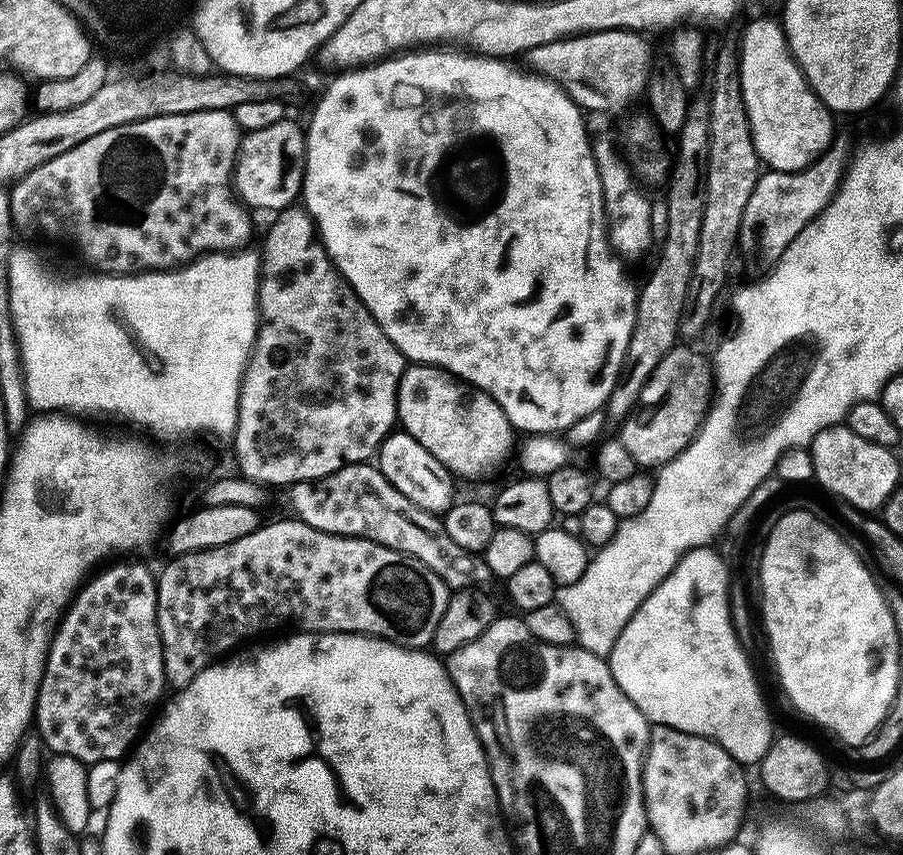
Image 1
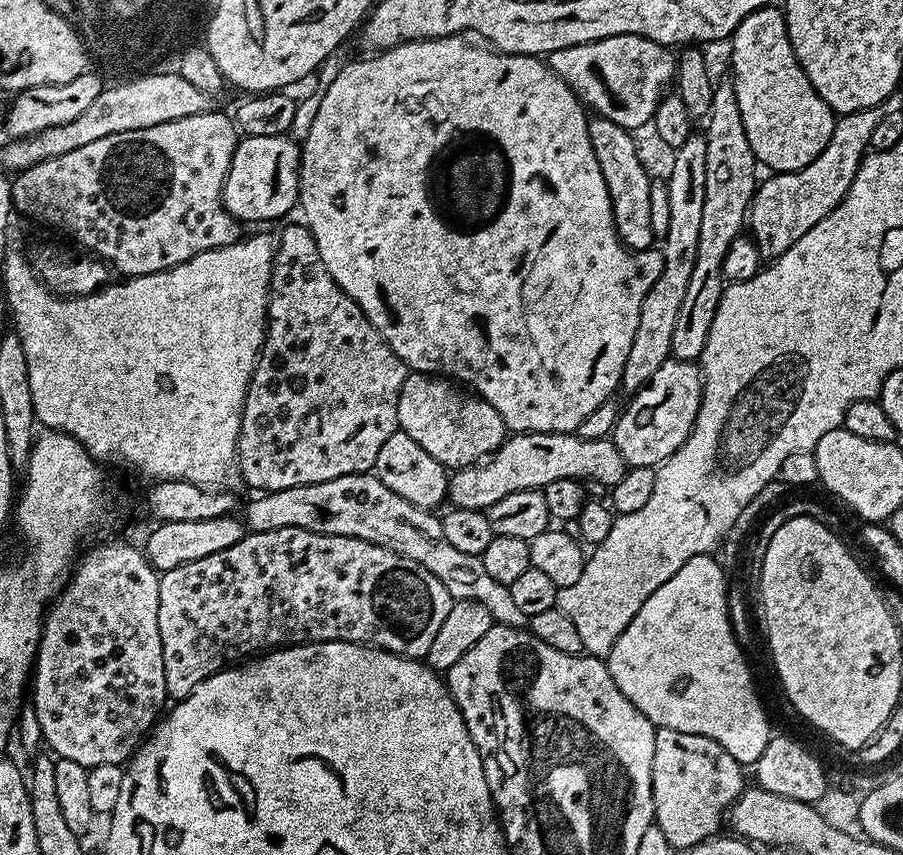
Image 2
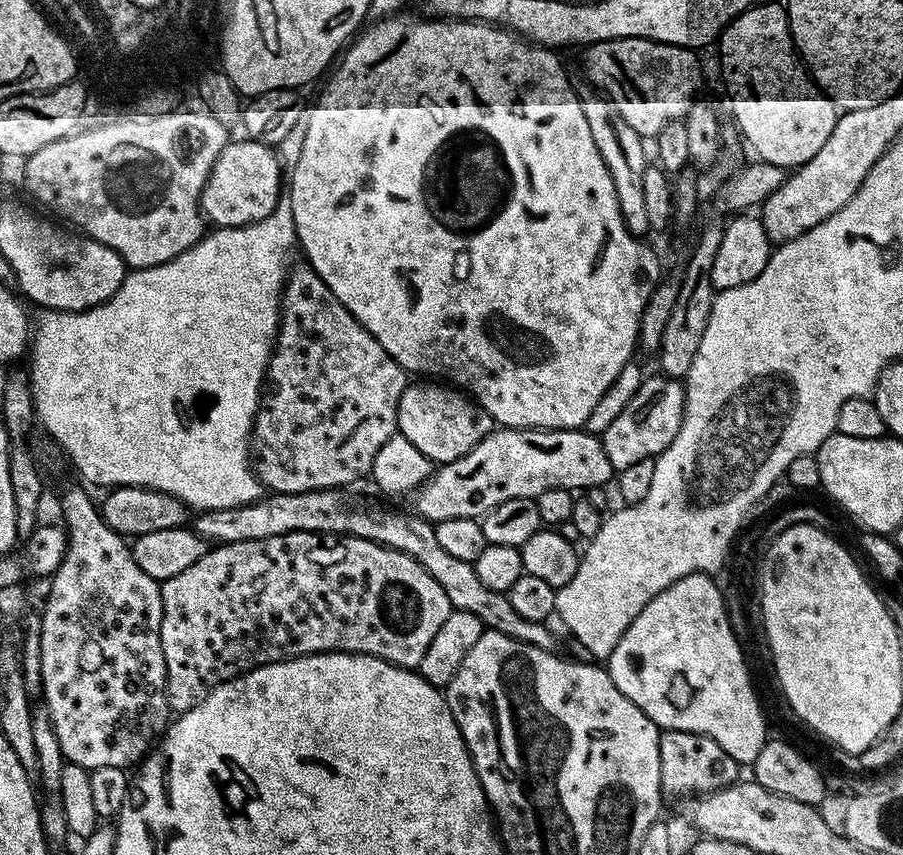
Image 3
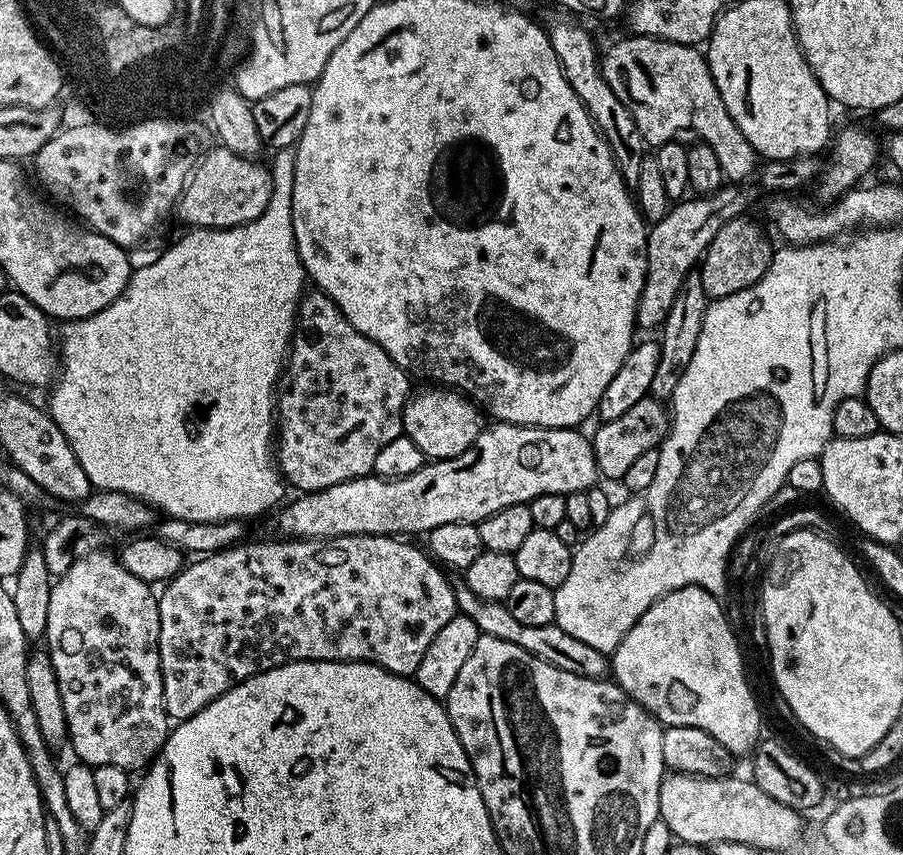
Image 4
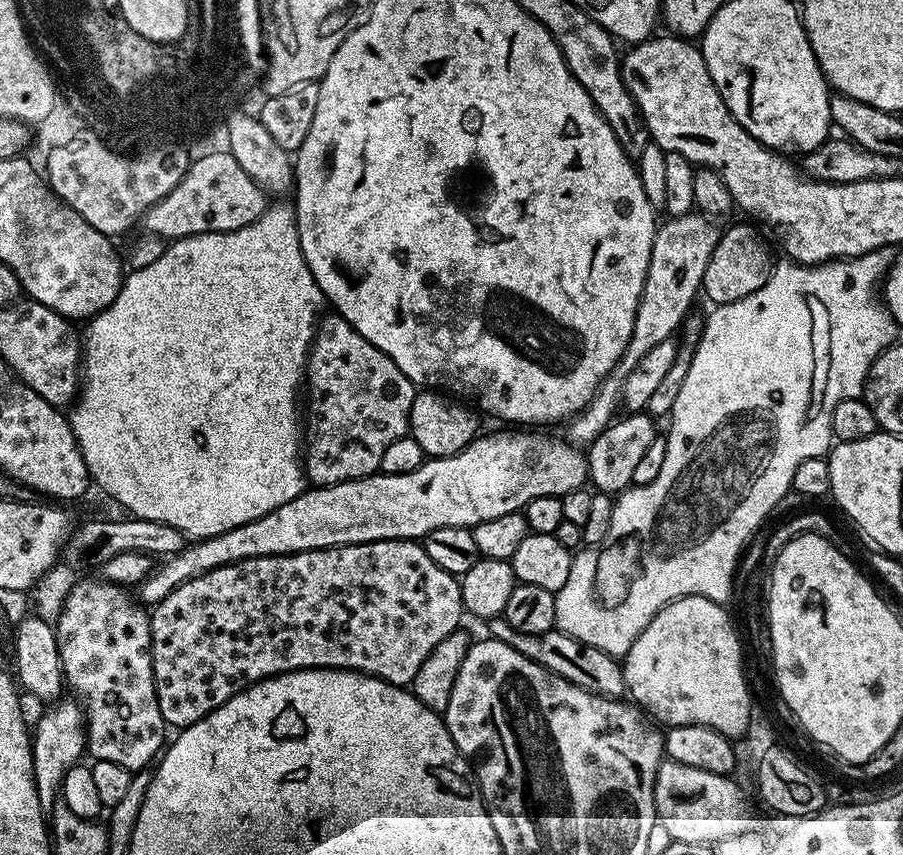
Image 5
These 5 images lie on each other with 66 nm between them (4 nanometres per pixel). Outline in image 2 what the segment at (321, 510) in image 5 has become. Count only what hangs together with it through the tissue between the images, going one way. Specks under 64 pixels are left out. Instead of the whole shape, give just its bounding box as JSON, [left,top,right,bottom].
[447,432,629,510]

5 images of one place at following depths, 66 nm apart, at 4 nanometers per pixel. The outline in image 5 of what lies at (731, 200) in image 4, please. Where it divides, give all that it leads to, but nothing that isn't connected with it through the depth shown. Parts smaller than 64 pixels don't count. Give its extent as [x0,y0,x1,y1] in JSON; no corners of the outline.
[567,210,721,446]

